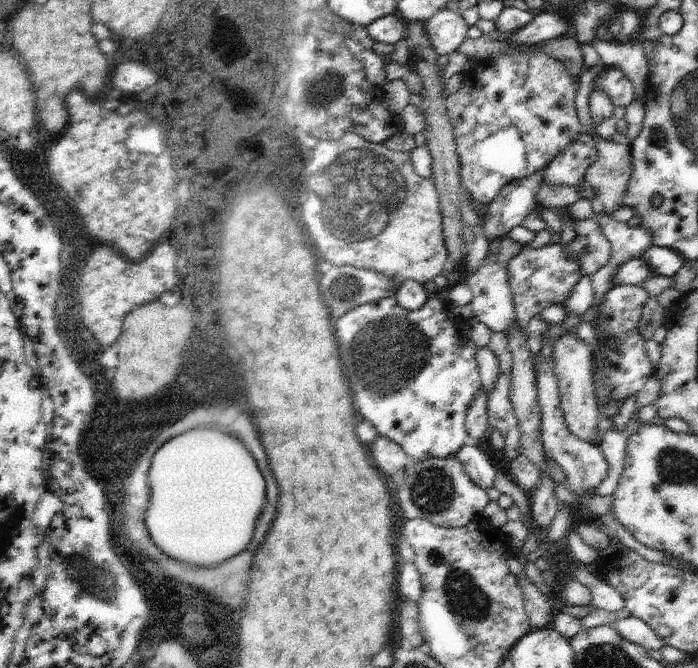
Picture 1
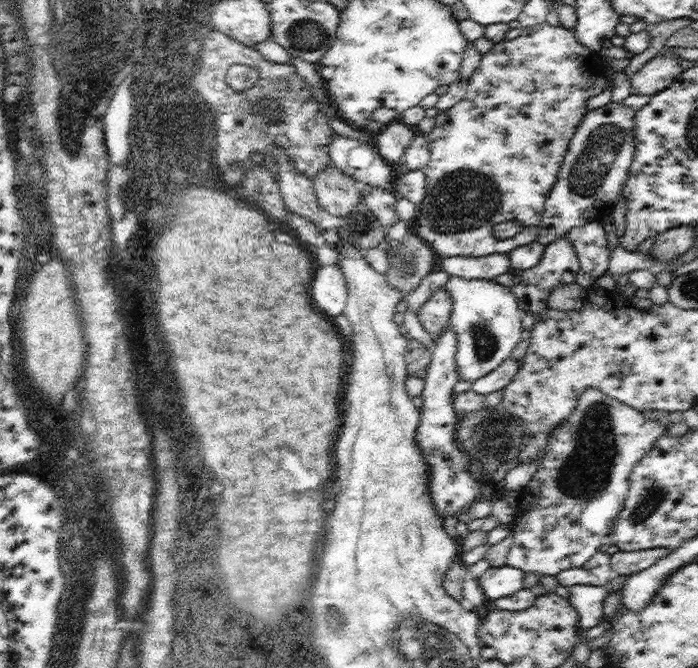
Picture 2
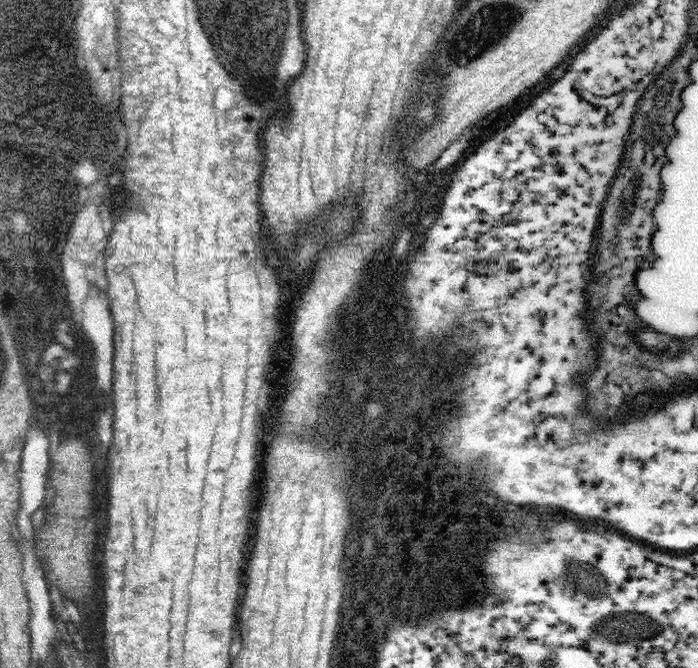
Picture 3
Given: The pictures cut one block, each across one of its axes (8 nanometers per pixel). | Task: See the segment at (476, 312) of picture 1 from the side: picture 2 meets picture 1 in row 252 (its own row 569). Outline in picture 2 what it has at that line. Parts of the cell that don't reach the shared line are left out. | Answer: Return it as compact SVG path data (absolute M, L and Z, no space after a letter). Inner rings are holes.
M505 564L501 568L487 568L479 576L479 586L487 598L497 600L497 598L511 596L511 594L523 590L523 580L525 580L523 572L509 568Z

